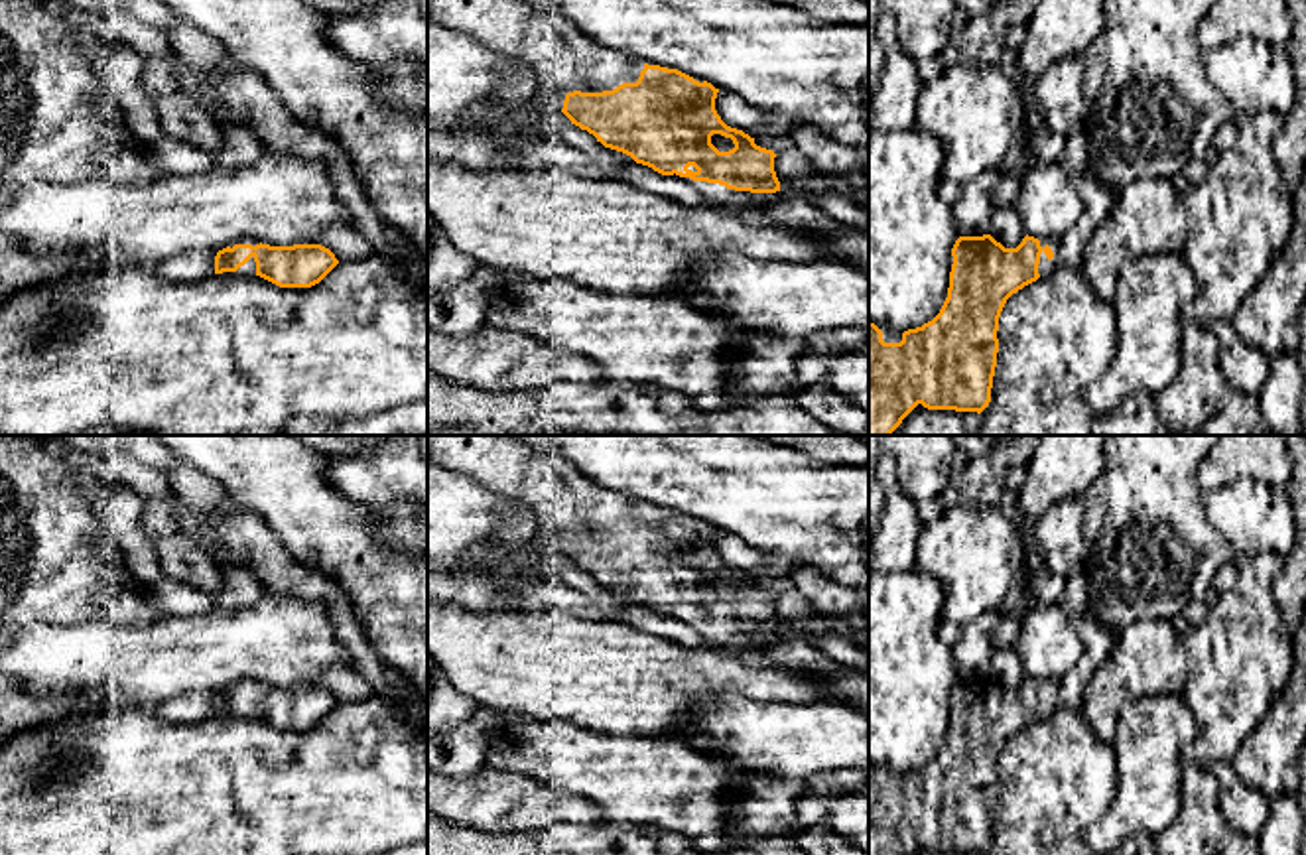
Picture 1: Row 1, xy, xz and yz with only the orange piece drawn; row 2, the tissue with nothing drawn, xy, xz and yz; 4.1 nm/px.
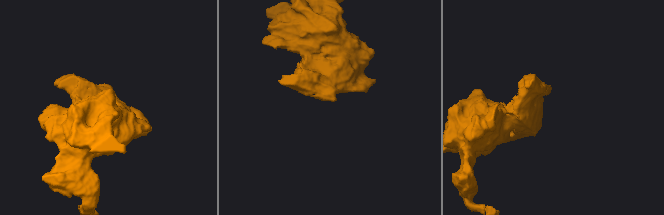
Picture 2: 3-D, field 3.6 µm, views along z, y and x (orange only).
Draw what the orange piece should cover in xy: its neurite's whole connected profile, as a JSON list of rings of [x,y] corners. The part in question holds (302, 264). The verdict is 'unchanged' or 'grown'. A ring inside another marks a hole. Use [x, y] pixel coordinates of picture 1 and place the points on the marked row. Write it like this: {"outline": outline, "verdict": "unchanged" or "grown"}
{"outline": [[[236,240],[215,256],[215,274],[260,276],[280,288],[311,288],[339,260],[321,244],[270,246],[258,240]]], "verdict": "grown"}

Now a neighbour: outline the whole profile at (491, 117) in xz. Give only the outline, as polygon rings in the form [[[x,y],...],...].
[[[502,99],[475,102],[451,130],[481,130],[490,134],[498,144],[510,142],[512,138],[546,138],[546,134],[538,130],[526,130],[522,126],[516,126],[508,116],[508,104]]]

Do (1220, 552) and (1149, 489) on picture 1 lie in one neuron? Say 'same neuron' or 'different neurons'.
same neuron

